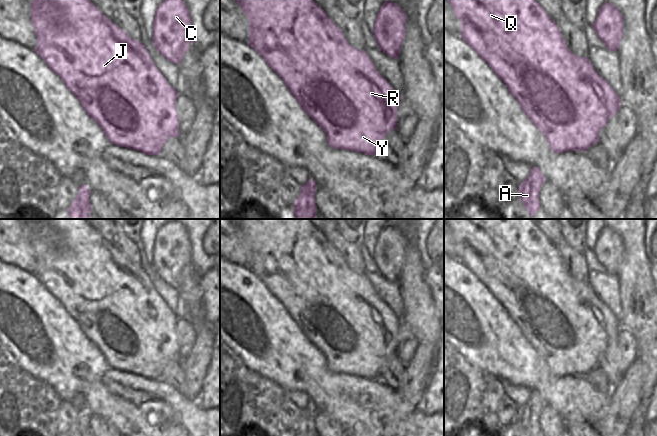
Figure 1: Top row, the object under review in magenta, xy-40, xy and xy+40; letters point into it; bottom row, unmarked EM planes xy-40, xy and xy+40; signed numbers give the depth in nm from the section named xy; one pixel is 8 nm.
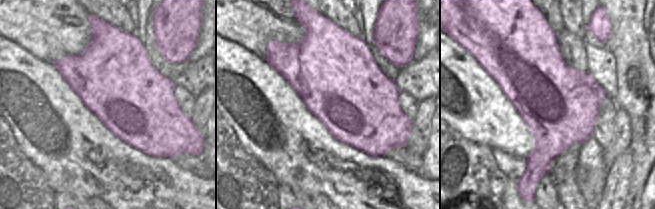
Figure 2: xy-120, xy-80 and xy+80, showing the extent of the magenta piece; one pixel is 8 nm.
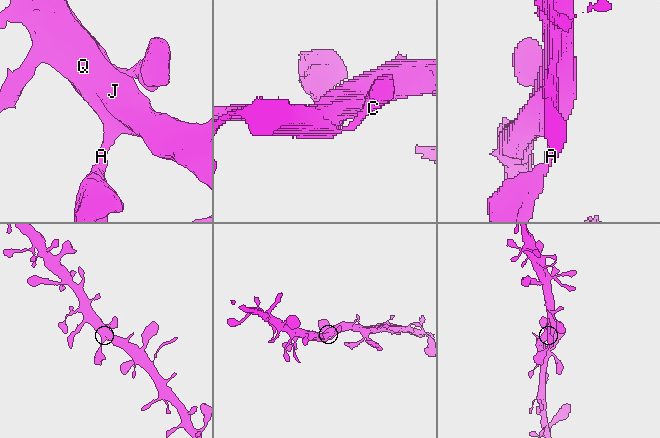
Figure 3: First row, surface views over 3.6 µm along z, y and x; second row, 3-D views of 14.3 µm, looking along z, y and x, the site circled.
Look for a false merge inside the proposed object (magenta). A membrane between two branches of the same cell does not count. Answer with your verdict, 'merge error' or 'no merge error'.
no merge error

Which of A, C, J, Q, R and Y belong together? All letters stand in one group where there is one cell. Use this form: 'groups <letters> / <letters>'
groups A C J Q R Y

